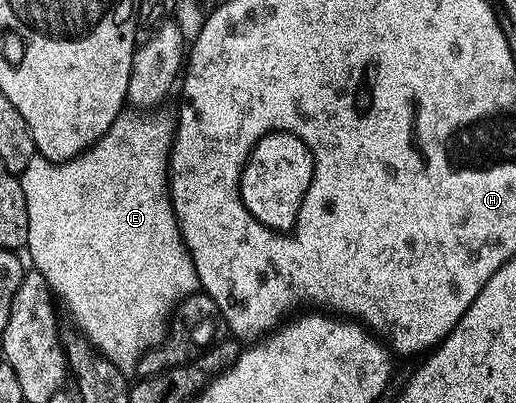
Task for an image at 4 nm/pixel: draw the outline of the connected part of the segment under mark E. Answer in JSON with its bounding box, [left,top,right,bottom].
[20,108,199,372]

